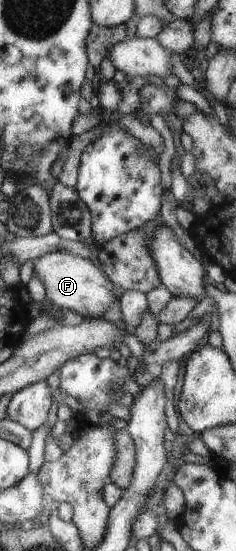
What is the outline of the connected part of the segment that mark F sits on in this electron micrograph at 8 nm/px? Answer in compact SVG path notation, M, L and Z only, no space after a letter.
M63 252L43 254L34 261L33 274L45 287L45 298L54 307L68 308L81 314L84 319L101 318L110 308L110 304L120 298L122 290L96 267L90 259L74 256Z

